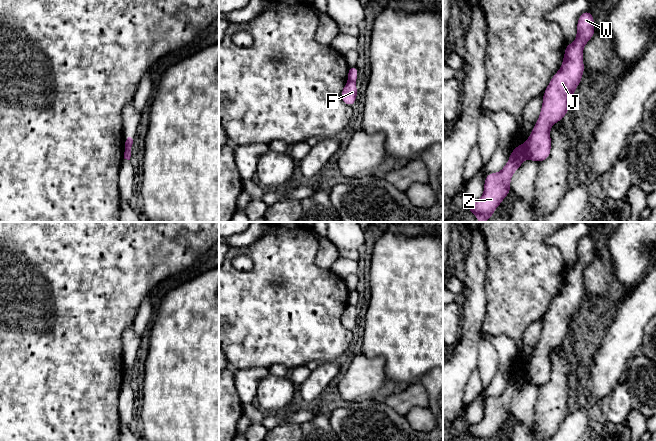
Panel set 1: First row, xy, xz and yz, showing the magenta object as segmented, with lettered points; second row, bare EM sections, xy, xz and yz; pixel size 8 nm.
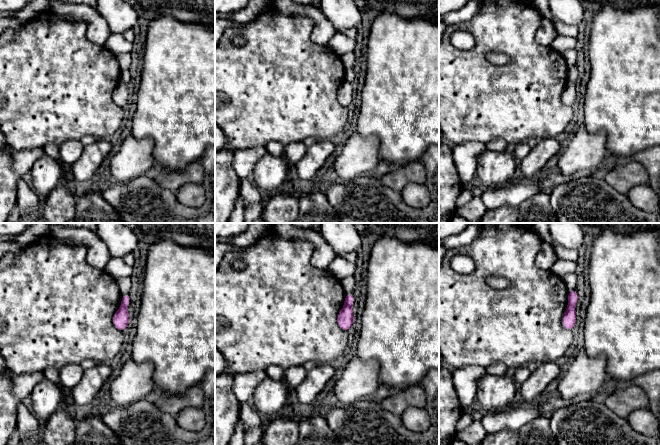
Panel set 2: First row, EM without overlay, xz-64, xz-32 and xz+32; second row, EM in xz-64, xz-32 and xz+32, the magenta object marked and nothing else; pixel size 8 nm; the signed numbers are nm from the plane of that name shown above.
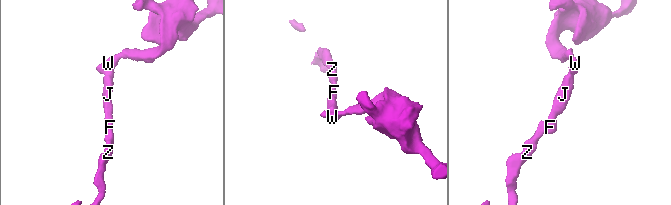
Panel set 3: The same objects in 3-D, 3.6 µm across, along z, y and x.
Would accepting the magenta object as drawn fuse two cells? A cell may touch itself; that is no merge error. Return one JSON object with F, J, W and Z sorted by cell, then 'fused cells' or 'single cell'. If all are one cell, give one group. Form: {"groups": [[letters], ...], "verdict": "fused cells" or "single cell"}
{"groups": [["F", "J", "W"], ["Z"]], "verdict": "fused cells"}

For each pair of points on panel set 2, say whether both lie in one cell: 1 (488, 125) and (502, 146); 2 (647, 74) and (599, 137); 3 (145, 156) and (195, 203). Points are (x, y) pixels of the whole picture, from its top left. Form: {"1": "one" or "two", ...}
{"1": "two", "2": "two", "3": "two"}

